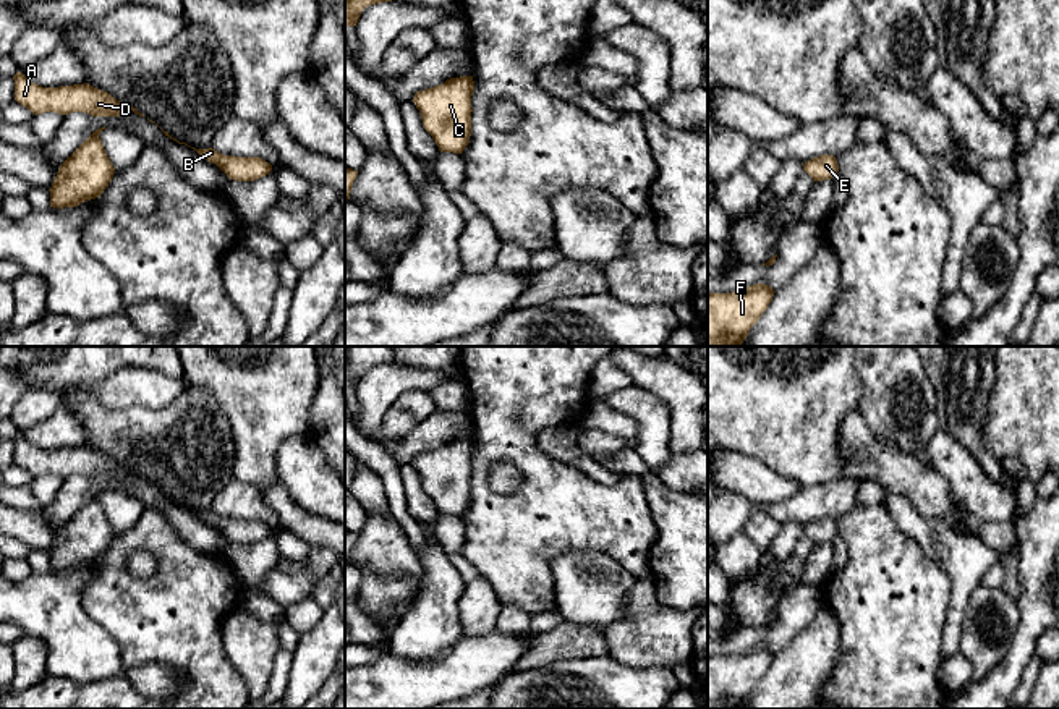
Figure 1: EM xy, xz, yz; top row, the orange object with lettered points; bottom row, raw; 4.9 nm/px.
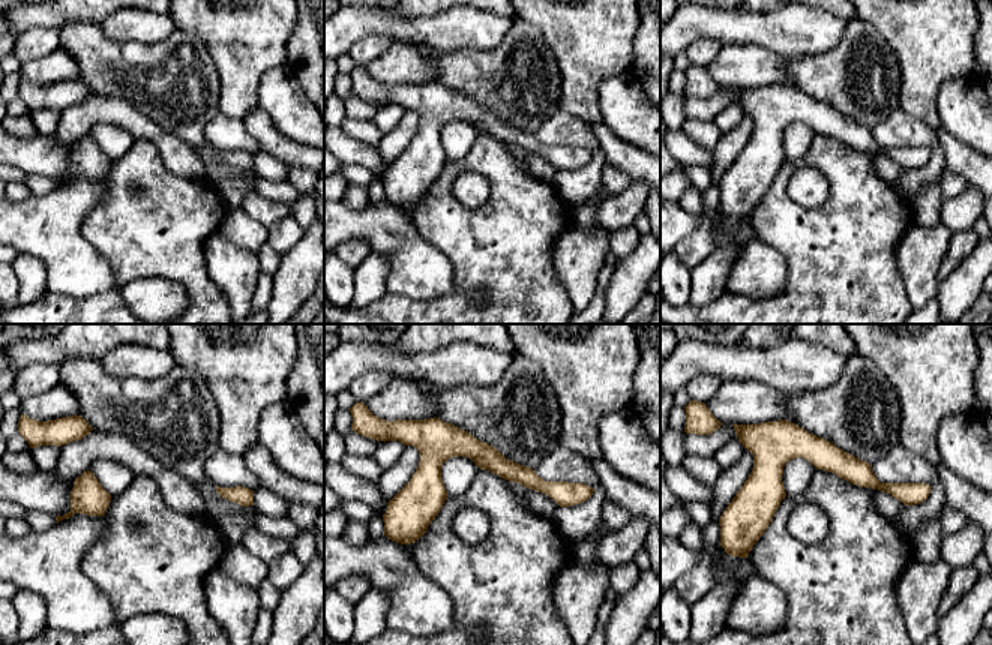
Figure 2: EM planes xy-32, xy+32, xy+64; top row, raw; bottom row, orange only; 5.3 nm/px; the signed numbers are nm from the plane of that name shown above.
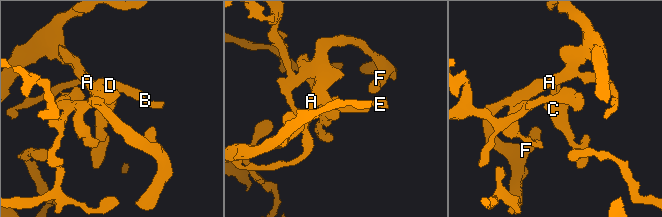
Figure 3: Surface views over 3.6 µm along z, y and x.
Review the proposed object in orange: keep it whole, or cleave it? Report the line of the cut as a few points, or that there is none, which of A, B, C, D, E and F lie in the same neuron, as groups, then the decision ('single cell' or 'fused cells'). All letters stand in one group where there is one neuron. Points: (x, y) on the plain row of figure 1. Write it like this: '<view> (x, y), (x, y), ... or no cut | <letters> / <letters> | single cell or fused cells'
no cut | A B C D E F | single cell

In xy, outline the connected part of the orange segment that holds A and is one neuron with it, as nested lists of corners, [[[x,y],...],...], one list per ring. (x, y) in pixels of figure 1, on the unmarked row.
[[[21,434],[15,439],[15,463],[31,473],[34,478],[55,474],[68,478],[73,474],[89,476],[92,479],[121,479],[128,469],[136,478],[144,479],[134,469],[123,466],[108,455],[100,453],[87,445],[42,450],[31,445]]]

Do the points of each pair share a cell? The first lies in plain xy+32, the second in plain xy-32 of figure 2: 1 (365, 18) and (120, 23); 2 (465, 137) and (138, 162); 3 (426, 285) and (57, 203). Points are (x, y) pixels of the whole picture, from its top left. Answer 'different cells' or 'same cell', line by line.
1: same cell
2: different cells
3: same cell

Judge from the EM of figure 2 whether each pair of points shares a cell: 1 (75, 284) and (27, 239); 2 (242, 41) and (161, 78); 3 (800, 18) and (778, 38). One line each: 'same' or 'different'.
1: same
2: different
3: same

